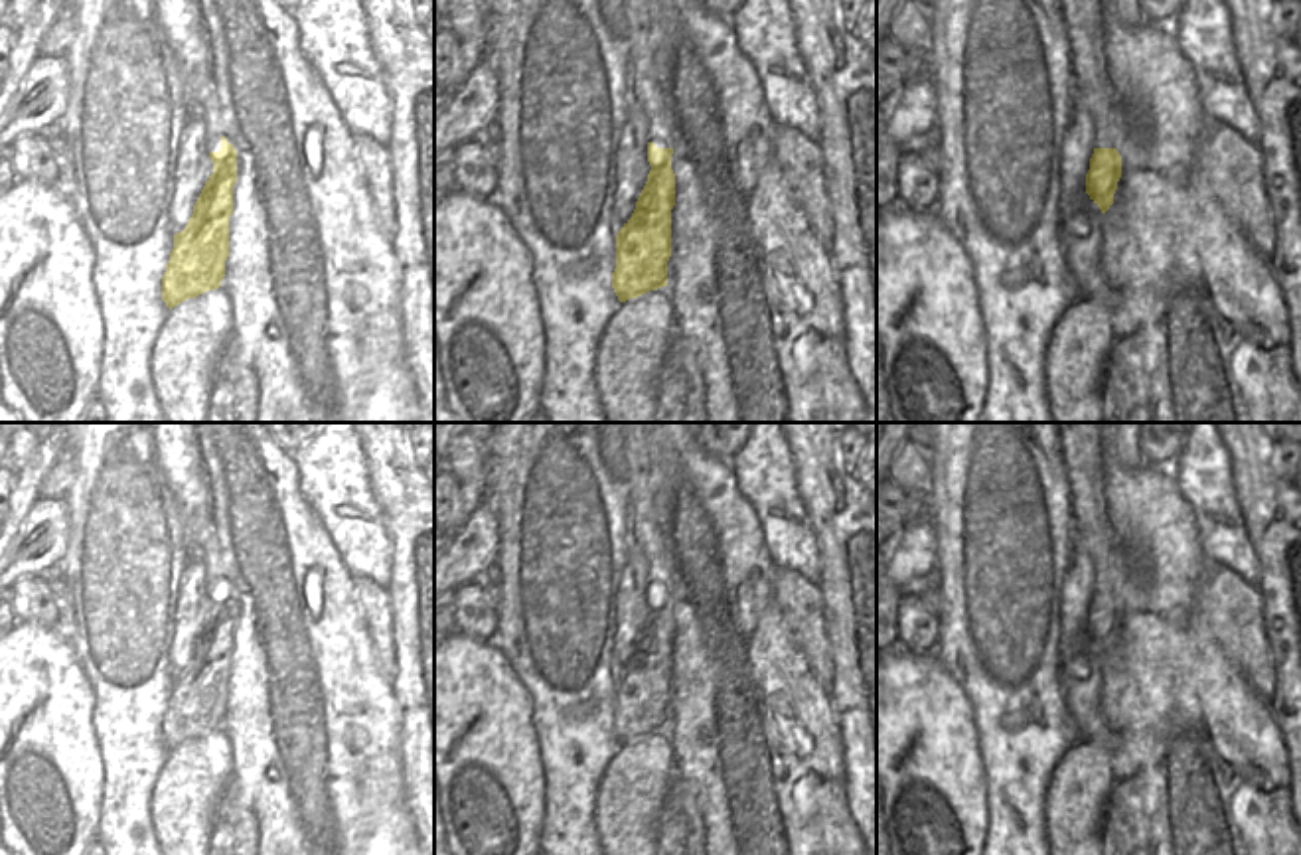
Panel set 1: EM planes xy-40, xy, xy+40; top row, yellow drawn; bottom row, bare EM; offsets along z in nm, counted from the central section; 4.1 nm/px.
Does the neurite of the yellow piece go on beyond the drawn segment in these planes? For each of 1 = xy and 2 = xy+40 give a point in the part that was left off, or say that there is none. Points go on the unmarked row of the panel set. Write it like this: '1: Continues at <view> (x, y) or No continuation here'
1: Continues at xy (642, 526)
2: Continues at xy+40 (1082, 455)

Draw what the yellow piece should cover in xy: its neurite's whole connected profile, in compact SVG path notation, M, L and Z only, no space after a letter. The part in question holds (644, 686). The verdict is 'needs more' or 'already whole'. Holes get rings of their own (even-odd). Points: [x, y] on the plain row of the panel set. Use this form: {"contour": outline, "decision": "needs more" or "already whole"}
{"contour": "M618 423L624 434L628 474L628 531L640 545L653 584L648 584L651 608L632 660L616 677L616 711L612 731L620 744L667 729L671 699L671 652L675 648L675 616L671 612L671 561L651 505L651 458L644 438L644 423Z", "decision": "needs more"}

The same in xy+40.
{"contour": "M1058 423L1058 442L1070 486L1074 539L1094 565L1094 596L1086 616L1086 636L1106 656L1121 620L1121 561L1113 549L1102 478L1102 423Z", "decision": "needs more"}

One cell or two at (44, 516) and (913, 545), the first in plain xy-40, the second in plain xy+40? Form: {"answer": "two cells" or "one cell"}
{"answer": "one cell"}

